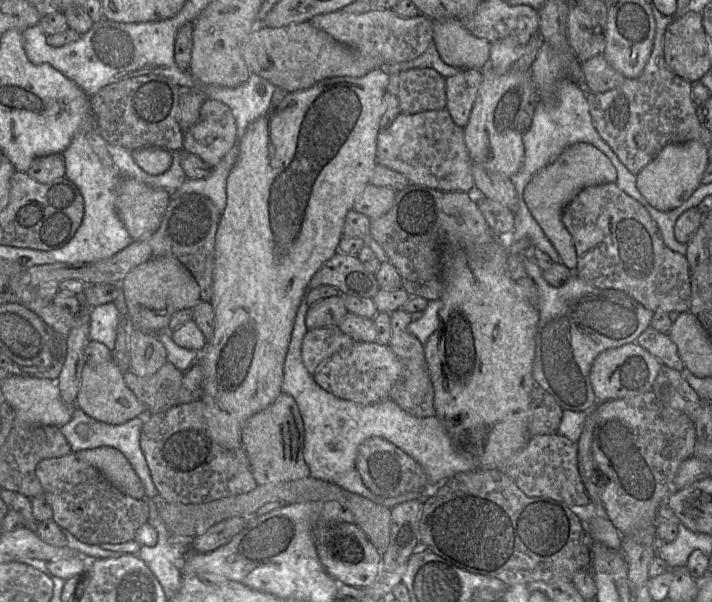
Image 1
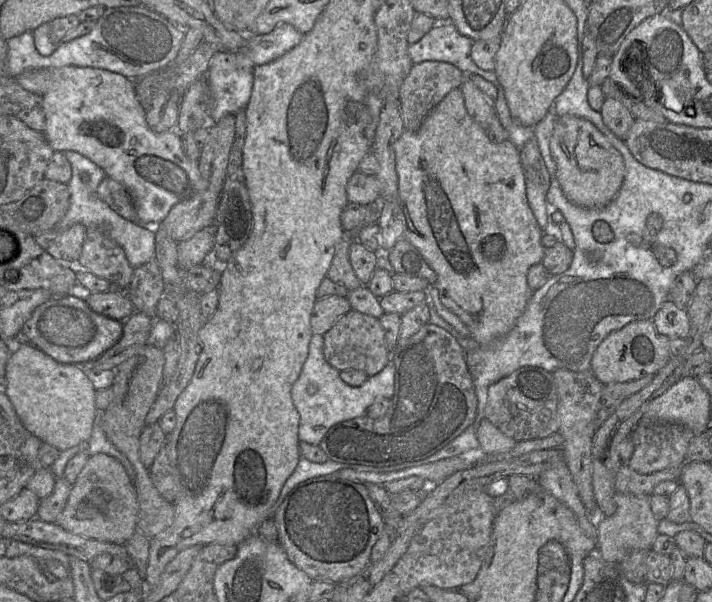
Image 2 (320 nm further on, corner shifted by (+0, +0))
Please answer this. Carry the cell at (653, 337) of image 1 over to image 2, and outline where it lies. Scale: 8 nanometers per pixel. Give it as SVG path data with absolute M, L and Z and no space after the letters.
M669 298L654 315L652 321L659 334L669 339L687 339L690 330L687 311L677 307Z

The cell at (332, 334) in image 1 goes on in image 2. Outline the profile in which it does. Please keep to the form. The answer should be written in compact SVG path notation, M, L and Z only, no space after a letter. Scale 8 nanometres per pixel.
M350 309L336 324L323 334L323 355L335 369L359 370L367 376L379 373L388 363L391 351L385 342L385 333L378 318Z

